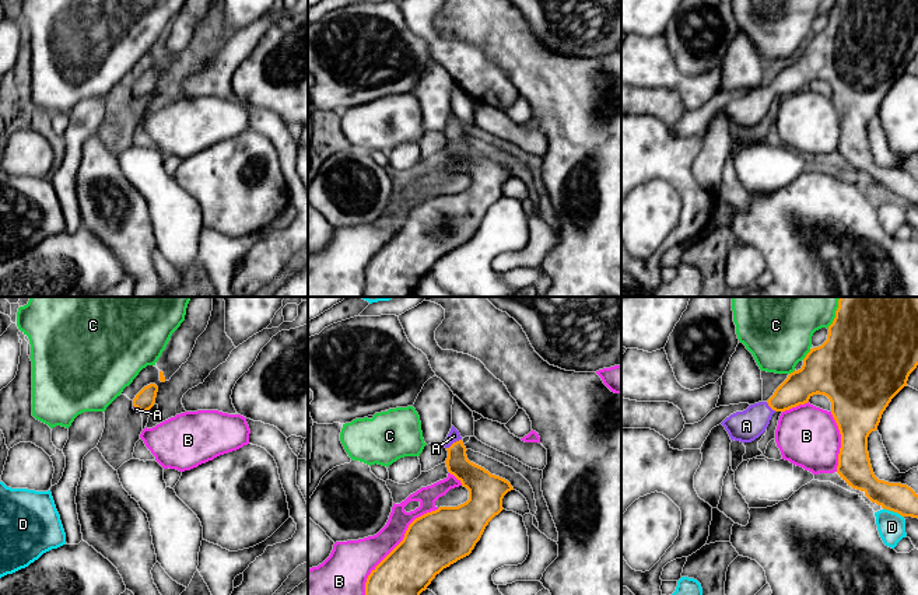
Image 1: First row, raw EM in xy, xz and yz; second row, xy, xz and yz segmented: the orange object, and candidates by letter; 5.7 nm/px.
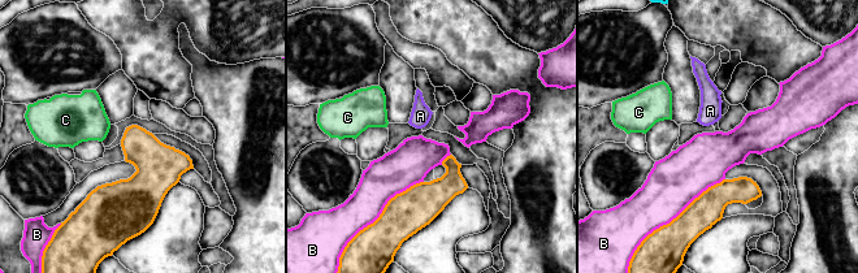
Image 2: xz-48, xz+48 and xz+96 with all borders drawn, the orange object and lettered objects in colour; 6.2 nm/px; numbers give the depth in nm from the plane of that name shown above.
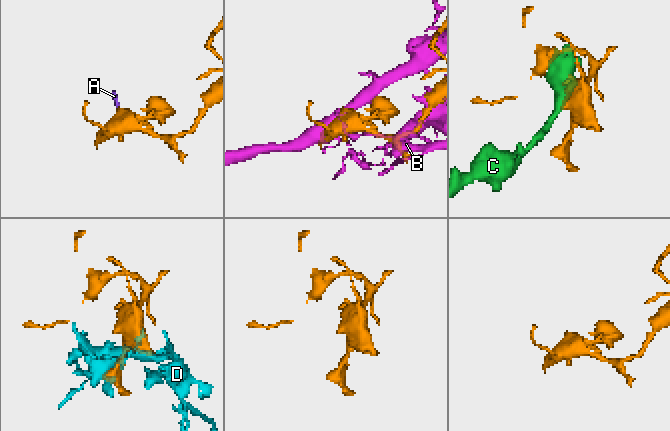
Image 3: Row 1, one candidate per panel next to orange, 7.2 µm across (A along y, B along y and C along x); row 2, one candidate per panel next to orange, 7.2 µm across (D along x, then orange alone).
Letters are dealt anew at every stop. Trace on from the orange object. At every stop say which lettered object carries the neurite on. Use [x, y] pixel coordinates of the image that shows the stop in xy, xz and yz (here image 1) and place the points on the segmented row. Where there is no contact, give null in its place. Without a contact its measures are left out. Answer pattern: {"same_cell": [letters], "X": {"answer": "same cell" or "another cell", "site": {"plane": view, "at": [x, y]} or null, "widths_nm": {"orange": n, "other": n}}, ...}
{"same_cell": ["A"], "A": {"answer": "same cell", "site": {"plane": "xz", "at": [454, 443]}, "widths_nm": {"orange": 160, "other": 70}}, "B": {"answer": "another cell", "site": {"plane": "xz", "at": [398, 545]}, "widths_nm": {"orange": 320, "other": 220}}, "C": {"answer": "another cell", "site": {"plane": "yz", "at": [806, 354]}, "widths_nm": {"orange": 400, "other": 440}}, "D": {"answer": "another cell", "site": {"plane": "yz", "at": [893, 511]}, "widths_nm": {"orange": 170, "other": 160}}}

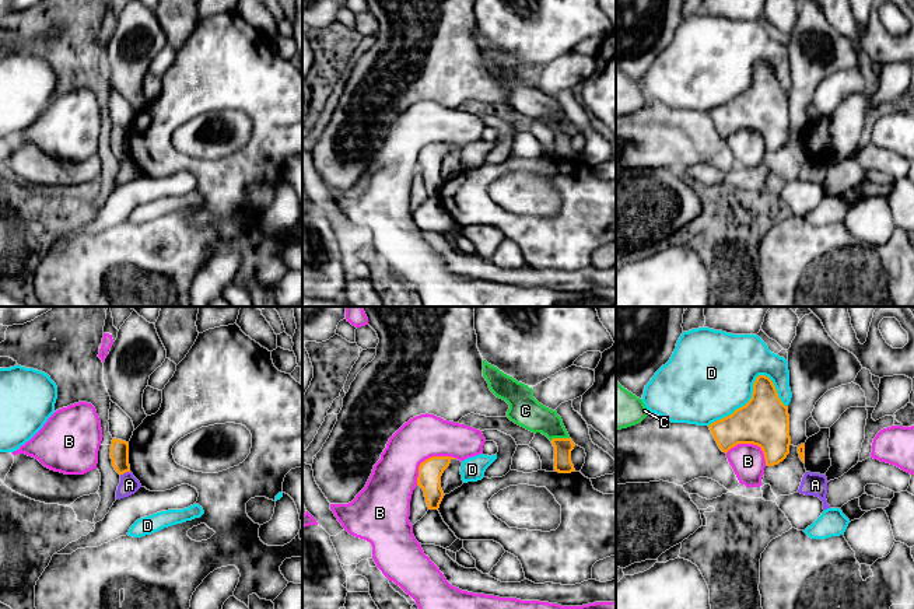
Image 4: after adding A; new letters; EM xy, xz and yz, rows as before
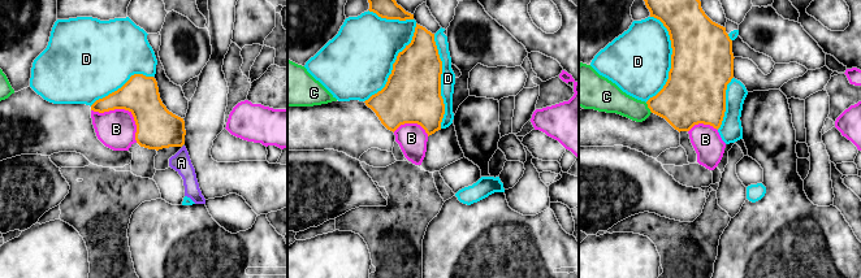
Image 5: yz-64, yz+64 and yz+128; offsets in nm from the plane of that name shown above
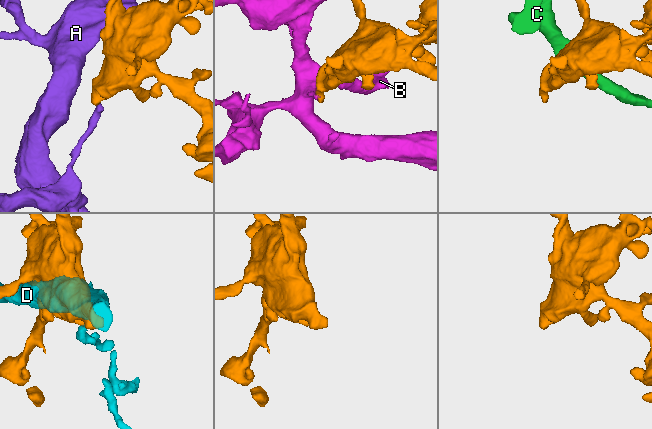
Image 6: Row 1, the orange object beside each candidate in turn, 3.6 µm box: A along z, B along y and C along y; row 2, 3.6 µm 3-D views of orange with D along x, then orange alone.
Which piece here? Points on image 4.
{"same_cell": [], "A": {"answer": "another cell", "site": {"plane": "xy", "at": [125, 472]}, "widths_nm": {"orange": 110, "other": 110}}, "B": {"answer": "another cell", "site": {"plane": "xz", "at": [429, 458]}, "widths_nm": {"orange": 140, "other": 260}}, "C": {"answer": "another cell", "site": {"plane": "xz", "at": [559, 438]}, "widths_nm": {"orange": 110, "other": 180}}, "D": {"answer": "another cell", "site": {"plane": "yz", "at": [753, 389]}, "widths_nm": {"orange": 280, "other": 480}}}

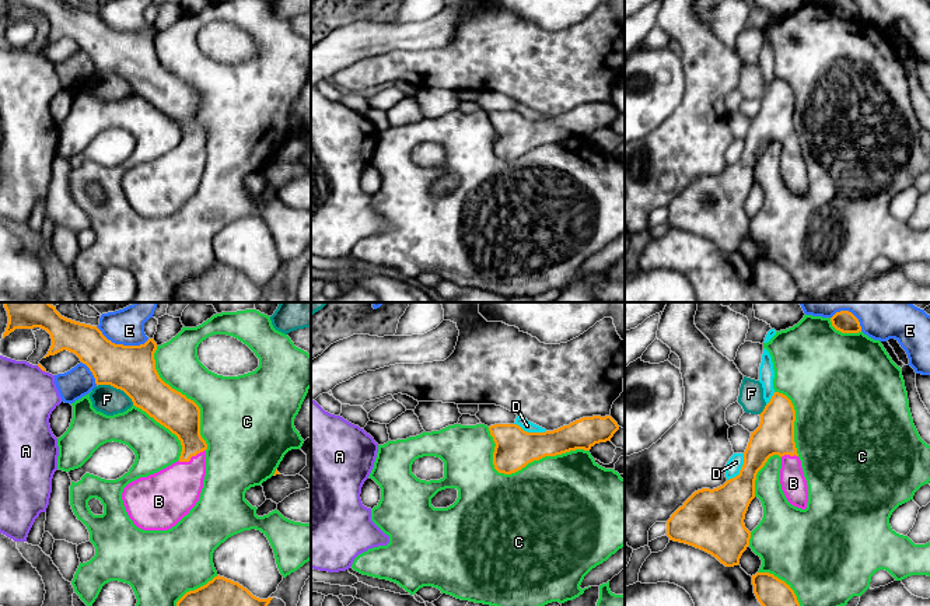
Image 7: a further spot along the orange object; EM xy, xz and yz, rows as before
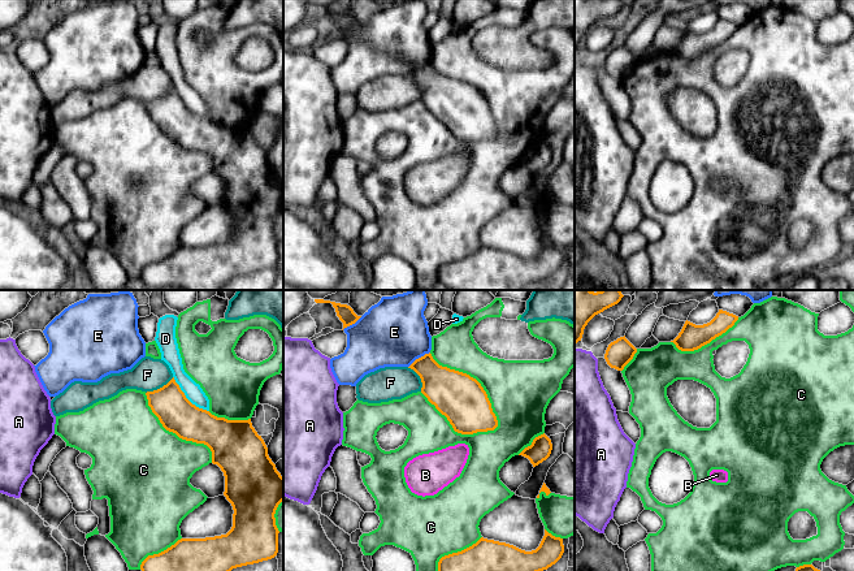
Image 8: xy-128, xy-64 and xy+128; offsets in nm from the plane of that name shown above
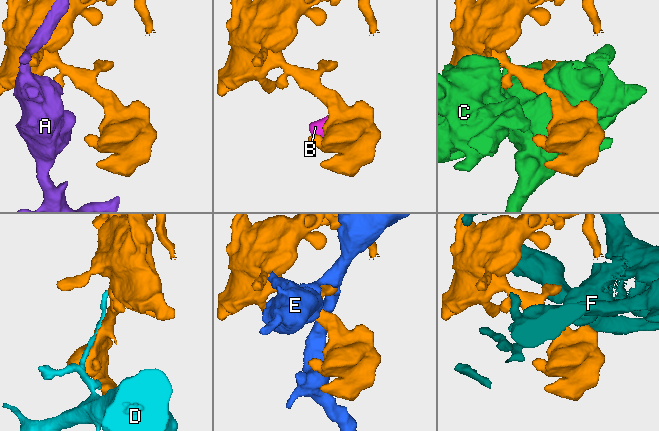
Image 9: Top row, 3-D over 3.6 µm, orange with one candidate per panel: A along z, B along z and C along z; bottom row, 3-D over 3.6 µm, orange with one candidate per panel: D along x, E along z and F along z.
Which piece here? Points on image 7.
{"same_cell": ["B"], "A": {"answer": "another cell", "site": {"plane": "xy", "at": [41, 368]}, "widths_nm": {"orange": 20, "other": 320}}, "B": {"answer": "same cell", "site": {"plane": "xy", "at": [191, 456]}, "widths_nm": {"orange": 220, "other": 300}}, "C": {"answer": "another cell", "site": {"plane": "xz", "at": [521, 468]}, "widths_nm": {"orange": 220, "other": 500}}, "D": {"answer": "another cell", "site": {"plane": "yz", "at": [741, 469]}, "widths_nm": {"orange": 260, "other": 90}}, "E": {"answer": "another cell", "site": {"plane": "xy", "at": [122, 344]}, "widths_nm": {"orange": 280, "other": 200}}, "F": {"answer": "another cell", "site": {"plane": "xy", "at": [116, 388]}, "widths_nm": {"orange": 280, "other": 160}}}

